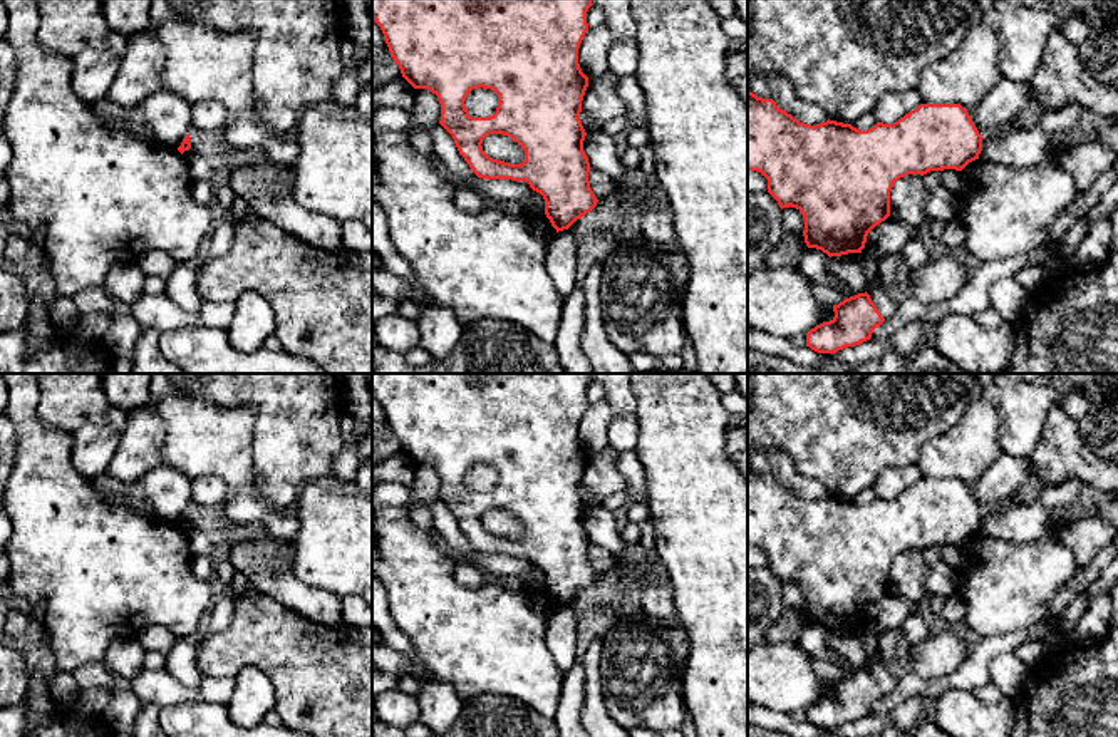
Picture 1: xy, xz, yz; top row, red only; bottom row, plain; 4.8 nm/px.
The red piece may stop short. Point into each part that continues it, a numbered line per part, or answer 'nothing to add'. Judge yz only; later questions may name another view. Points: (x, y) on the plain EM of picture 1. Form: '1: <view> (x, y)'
nothing to add

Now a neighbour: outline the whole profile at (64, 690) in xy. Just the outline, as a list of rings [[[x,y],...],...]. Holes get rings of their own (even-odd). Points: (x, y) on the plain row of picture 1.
[[[59,672],[50,682],[50,697],[55,705],[69,707],[74,705],[79,697],[79,685],[74,680],[72,673]]]

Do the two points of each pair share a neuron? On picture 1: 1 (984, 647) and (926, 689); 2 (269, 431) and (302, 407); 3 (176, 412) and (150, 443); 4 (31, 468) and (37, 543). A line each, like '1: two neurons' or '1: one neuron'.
1: one neuron
2: one neuron
3: two neurons
4: one neuron

